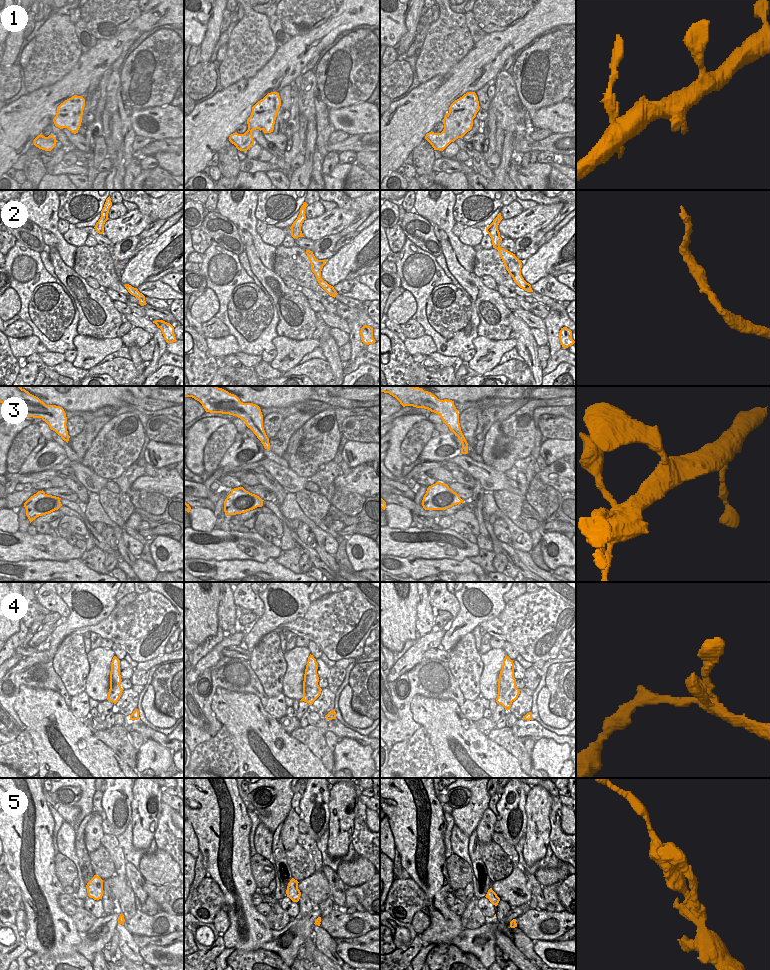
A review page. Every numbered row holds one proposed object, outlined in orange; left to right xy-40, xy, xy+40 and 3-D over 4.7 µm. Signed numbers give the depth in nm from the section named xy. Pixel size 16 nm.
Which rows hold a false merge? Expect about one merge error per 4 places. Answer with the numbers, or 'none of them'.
none of them

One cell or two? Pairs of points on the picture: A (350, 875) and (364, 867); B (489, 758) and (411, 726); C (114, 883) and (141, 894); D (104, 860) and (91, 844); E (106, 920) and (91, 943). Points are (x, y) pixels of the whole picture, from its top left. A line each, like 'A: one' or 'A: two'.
A: one
B: two
C: two
D: two
E: one

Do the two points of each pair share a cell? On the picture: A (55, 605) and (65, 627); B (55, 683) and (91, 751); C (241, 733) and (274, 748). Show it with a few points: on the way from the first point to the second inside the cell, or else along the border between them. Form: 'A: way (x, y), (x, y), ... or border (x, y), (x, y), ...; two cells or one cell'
A: border (60, 597), (69, 610), (69, 614), (62, 620); two cells
B: border (49, 690), (56, 691), (68, 707); two cells
C: way (249, 727), (254, 728), (266, 740); one cell

